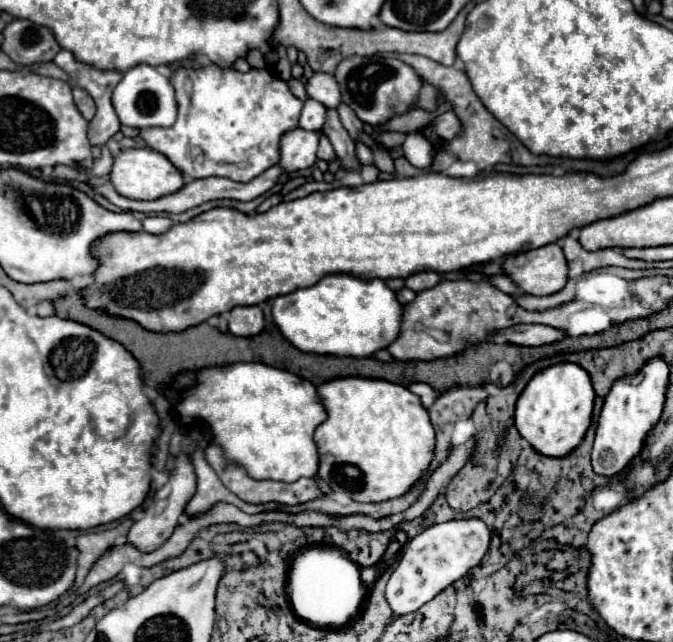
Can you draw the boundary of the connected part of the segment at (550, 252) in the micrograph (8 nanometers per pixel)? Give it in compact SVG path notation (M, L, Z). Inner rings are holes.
M557 244L511 254L501 268L525 294L533 296L555 294L567 282L567 260Z

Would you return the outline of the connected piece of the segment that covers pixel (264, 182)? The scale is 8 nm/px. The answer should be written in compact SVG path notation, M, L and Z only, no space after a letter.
M273 166L273 168L265 170L263 174L259 174L257 178L253 178L251 182L245 182L245 184L241 184L241 182L233 182L233 180L229 180L229 178L203 178L203 180L189 180L181 190L177 190L177 192L173 192L173 194L167 194L167 196L161 196L161 198L157 198L157 200L149 200L149 202L143 202L143 200L131 200L131 198L125 198L125 196L121 196L121 194L117 194L115 188L113 188L113 184L111 184L109 180L107 180L105 184L101 184L101 186L95 186L95 190L97 190L101 196L105 196L107 200L111 200L115 206L125 208L125 210L131 210L131 212L145 212L145 214L175 212L175 214L181 214L181 212L185 212L185 210L189 210L189 208L195 208L195 206L199 206L199 204L205 204L205 202L209 202L209 200L221 200L221 198L233 198L233 200L243 200L243 202L253 200L253 198L265 194L267 190L271 190L273 184L277 182L277 178L279 178L281 174L283 174L283 170L281 170L279 166Z

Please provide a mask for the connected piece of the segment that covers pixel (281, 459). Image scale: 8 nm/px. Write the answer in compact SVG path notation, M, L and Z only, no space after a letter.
M237 362L229 366L201 368L195 376L195 386L183 390L175 406L183 424L193 424L197 420L205 422L221 446L227 462L239 464L251 478L263 480L283 480L295 482L299 478L313 478L319 466L317 446L313 442L315 428L325 420L325 408L317 398L315 386L287 370L271 368L263 362Z

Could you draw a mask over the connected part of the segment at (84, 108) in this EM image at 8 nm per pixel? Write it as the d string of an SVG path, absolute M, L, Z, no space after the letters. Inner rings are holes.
M73 88L73 102L75 102L77 110L81 112L81 116L85 120L93 118L93 114L95 114L95 102L93 102L93 98L89 98L89 94L85 90Z

